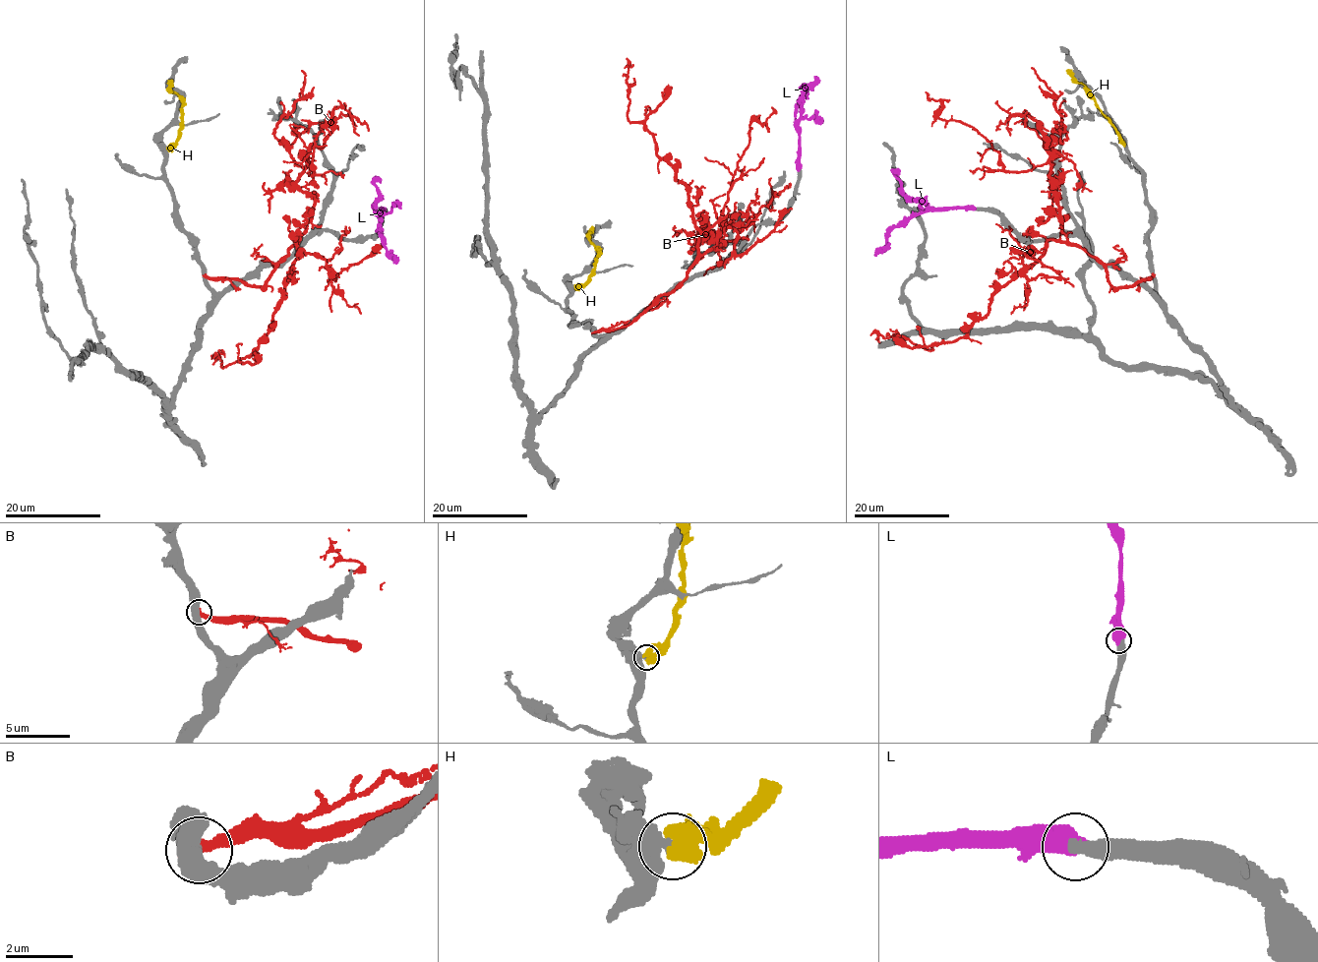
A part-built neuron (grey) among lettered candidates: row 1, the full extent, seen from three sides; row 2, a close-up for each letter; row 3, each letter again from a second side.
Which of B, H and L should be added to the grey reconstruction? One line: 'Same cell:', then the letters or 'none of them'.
Same cell: L

